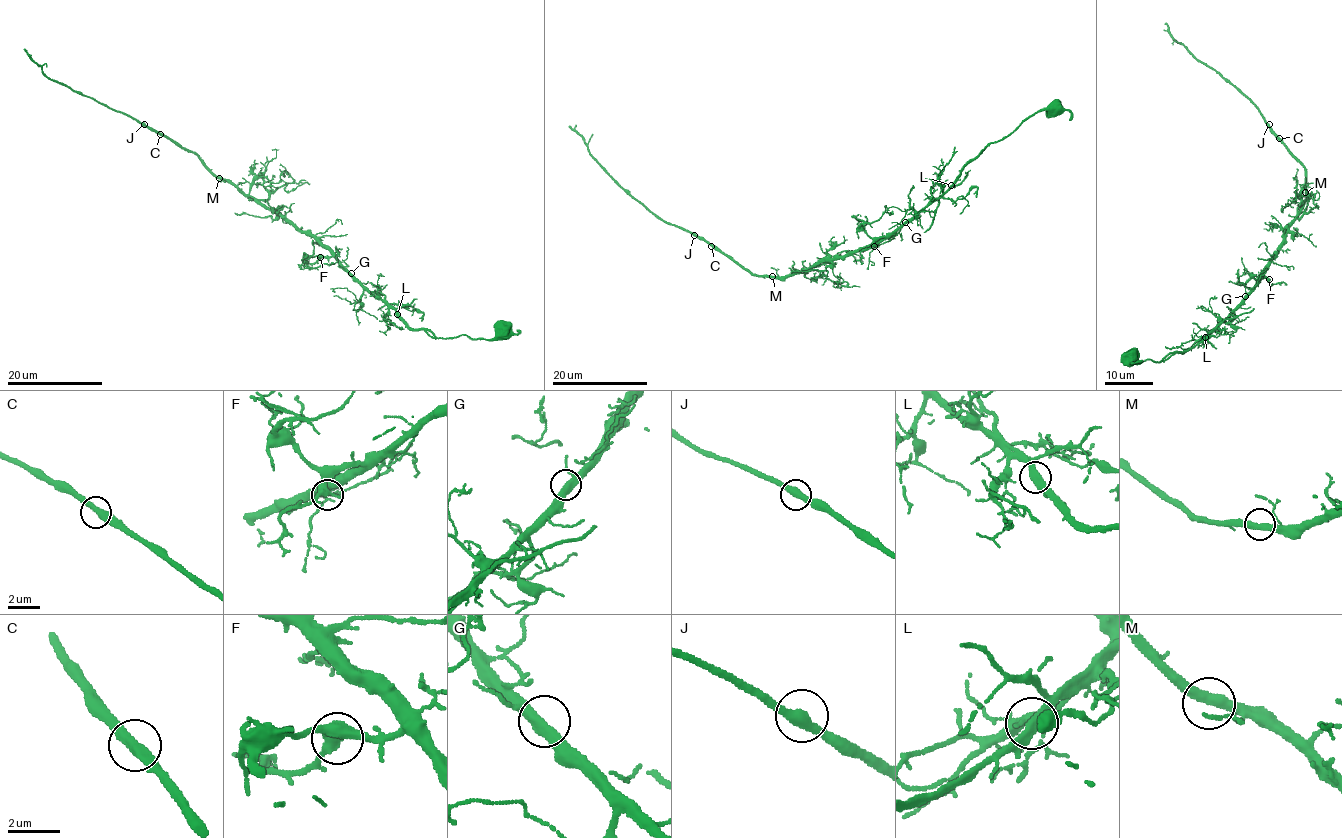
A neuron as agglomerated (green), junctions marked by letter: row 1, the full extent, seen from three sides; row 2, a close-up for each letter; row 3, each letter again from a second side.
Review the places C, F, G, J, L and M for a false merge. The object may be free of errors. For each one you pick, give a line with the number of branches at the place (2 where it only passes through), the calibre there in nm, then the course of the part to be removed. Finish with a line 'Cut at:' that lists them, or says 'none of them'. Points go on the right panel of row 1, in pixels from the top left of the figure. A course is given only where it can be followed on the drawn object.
L: Branches: 2. Thickness 400 nm. Course of the part to remove: (1205, 337), (1185, 351), (1169, 352), (1159, 362), (1149, 359), (1130, 364), (1141, 359)
Cut at: L

